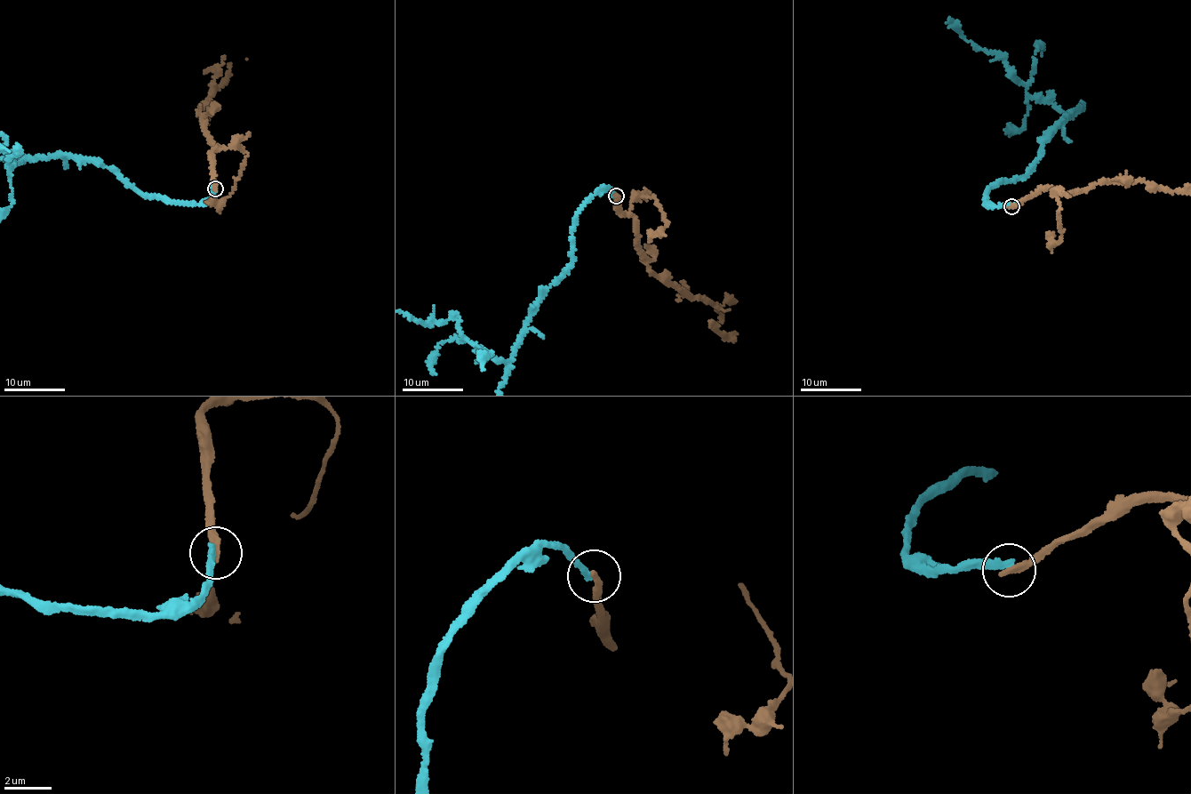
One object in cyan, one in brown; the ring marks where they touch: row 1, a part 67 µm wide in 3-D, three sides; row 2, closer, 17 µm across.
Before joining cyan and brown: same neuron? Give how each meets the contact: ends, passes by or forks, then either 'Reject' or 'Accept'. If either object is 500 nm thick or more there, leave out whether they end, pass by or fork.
At the ring cyan ends. At the ring brown ends. Reject

